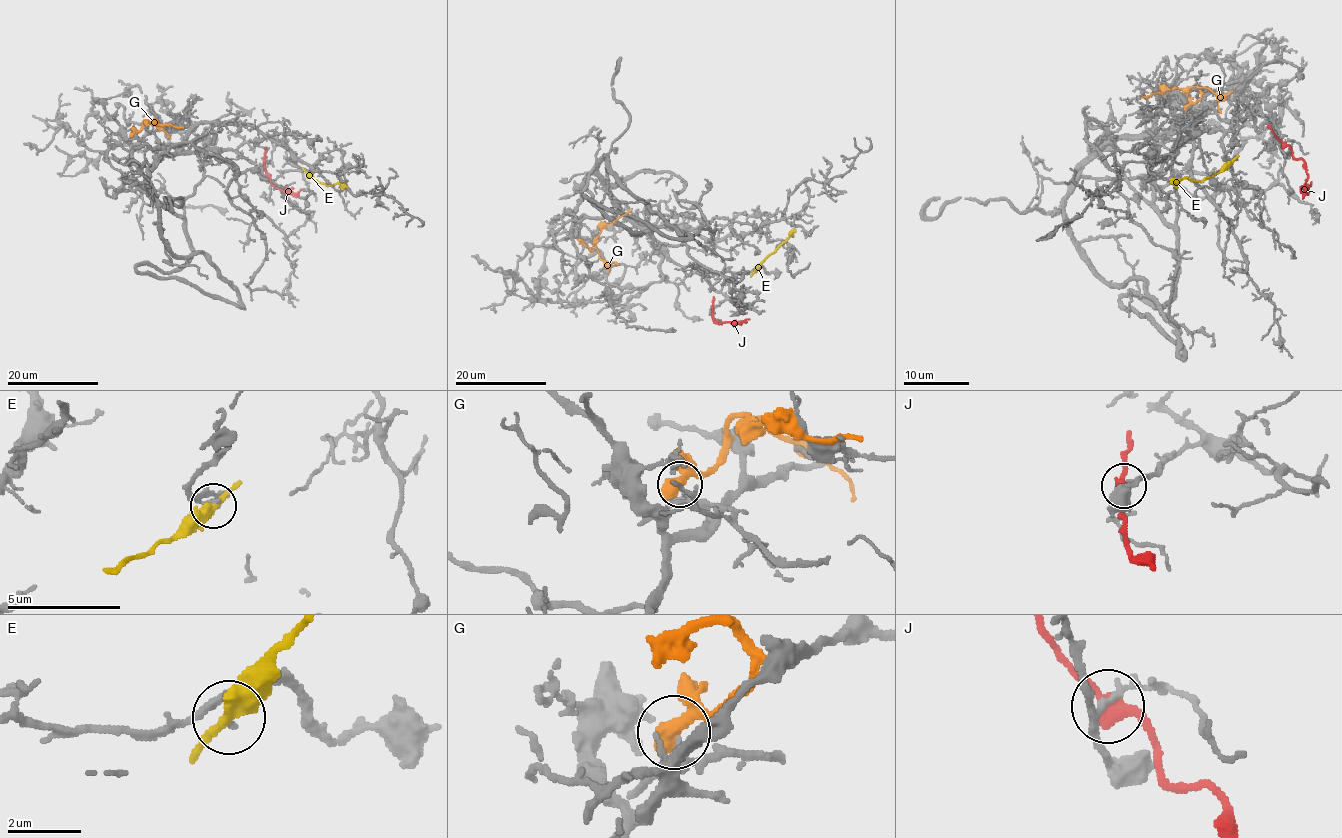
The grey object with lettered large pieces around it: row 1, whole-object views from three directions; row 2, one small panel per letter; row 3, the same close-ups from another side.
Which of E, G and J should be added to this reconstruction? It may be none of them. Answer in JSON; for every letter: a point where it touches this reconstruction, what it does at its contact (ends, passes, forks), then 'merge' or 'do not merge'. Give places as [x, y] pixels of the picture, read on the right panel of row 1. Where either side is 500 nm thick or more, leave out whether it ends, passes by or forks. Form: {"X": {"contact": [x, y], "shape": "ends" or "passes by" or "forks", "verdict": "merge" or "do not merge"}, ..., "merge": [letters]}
{"E": {"contact": [1230, 162], "shape": "passes by", "verdict": "do not merge"}, "G": {"contact": [1187, 106], "shape": "passes by", "verdict": "do not merge"}, "J": {"contact": [1283, 144], "shape": "passes by", "verdict": "merge"}, "merge": ["J"]}

